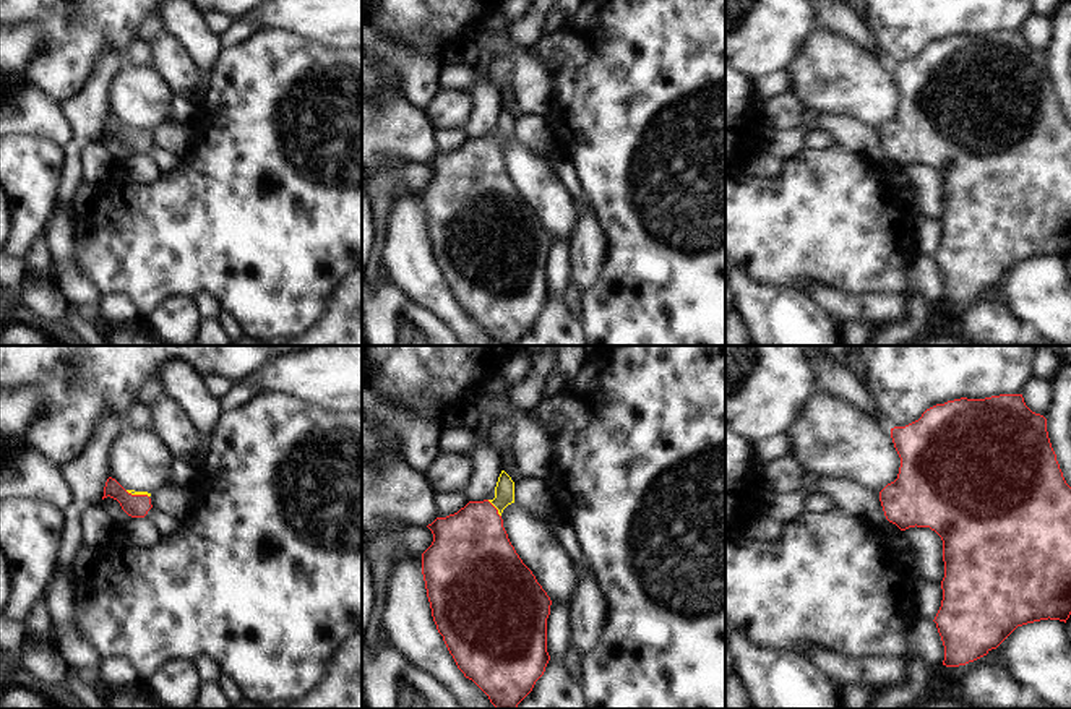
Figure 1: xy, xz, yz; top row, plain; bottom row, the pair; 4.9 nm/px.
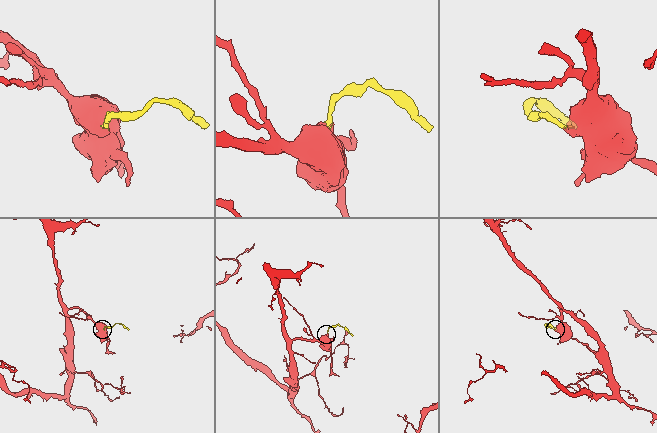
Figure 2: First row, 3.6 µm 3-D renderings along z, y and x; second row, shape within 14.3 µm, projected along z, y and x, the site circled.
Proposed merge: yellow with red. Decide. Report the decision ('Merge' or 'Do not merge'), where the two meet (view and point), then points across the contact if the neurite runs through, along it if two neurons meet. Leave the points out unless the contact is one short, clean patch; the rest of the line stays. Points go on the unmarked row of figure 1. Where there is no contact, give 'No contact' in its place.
Merge. Touches yellow at xz (495, 143). Path across: xz (505, 124), (505, 130), (495, 143), (479, 159), (471, 187)

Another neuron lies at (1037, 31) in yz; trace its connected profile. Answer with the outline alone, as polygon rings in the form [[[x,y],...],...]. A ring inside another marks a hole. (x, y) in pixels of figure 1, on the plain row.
[[[1032,11],[1024,24],[1022,24],[1022,34],[1026,42],[1043,54],[1047,54],[1052,36],[1053,36],[1053,23],[1048,18],[1043,18]]]

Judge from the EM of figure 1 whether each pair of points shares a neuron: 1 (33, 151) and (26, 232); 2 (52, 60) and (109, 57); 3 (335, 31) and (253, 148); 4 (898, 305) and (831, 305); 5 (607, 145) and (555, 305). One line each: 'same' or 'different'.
1: same
2: different
3: different
4: same
5: different

